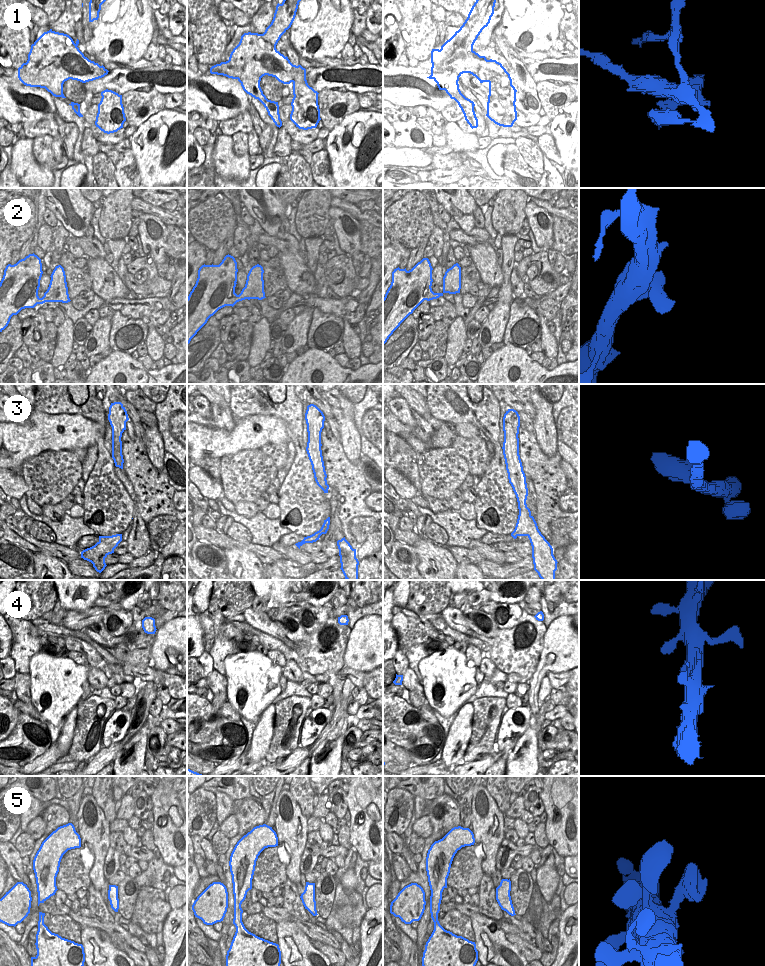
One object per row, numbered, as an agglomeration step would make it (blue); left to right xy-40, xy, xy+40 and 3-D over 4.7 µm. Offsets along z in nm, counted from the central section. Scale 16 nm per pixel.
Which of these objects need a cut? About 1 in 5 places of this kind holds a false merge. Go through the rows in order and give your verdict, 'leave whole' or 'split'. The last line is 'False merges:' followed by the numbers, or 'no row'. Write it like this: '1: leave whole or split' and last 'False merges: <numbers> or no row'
1: split
2: leave whole
3: leave whole
4: leave whole
5: leave whole
False merges: 1

